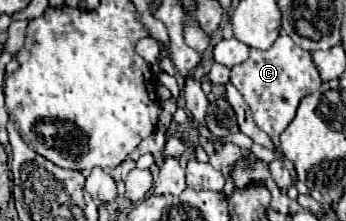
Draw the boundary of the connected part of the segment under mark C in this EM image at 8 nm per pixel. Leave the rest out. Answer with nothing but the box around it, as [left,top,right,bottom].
[231,31,323,145]

